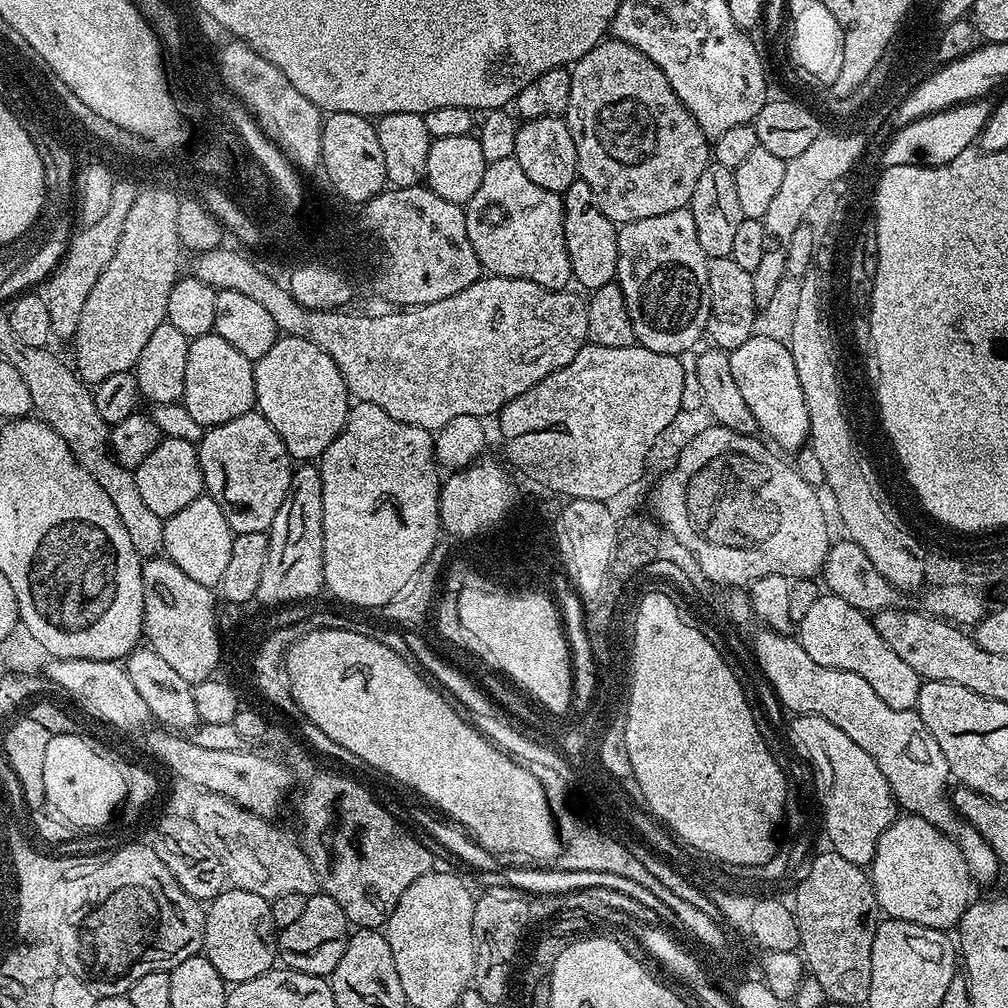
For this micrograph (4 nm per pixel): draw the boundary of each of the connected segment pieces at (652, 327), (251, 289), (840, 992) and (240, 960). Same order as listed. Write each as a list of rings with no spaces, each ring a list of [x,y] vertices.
[[[688,208],[670,210],[670,214],[658,214],[655,218],[642,218],[638,222],[623,225],[618,231],[618,270],[615,283],[619,284],[626,298],[626,310],[632,319],[636,344],[658,354],[680,356],[688,352],[708,327],[708,283],[706,270],[709,257],[698,246],[698,230],[694,230],[694,218]]]
[[[228,247],[199,253],[193,259],[196,261],[190,268],[191,275],[219,291],[238,290],[238,294],[254,298],[254,302],[261,303],[270,318],[274,318],[283,335],[306,338],[314,342],[314,346],[326,350],[326,354],[334,358],[344,385],[357,401],[382,406],[390,418],[425,428],[430,433],[461,414],[488,418],[491,412],[492,415],[499,413],[511,400],[518,398],[518,394],[526,394],[526,390],[542,382],[542,378],[566,367],[588,340],[588,306],[572,290],[543,288],[538,282],[488,274],[466,286],[466,290],[442,298],[442,302],[388,310],[392,312],[384,312],[381,316],[355,316],[349,310],[302,306],[281,281],[279,284],[250,257]]]
[[[825,850],[821,856],[811,857],[809,872],[794,891],[794,911],[800,935],[799,951],[807,971],[818,980],[827,999],[833,1004],[867,1005],[870,994],[870,950],[874,950],[874,934],[882,913],[872,885],[872,877],[861,865],[846,862],[837,852]]]
[[[225,887],[224,891],[218,893],[207,905],[204,914],[202,952],[207,956],[210,966],[214,966],[214,970],[218,970],[220,977],[229,985],[250,982],[250,978],[258,978],[258,974],[266,974],[278,960],[278,930],[272,925],[270,902],[258,894],[250,894],[250,890]]]

